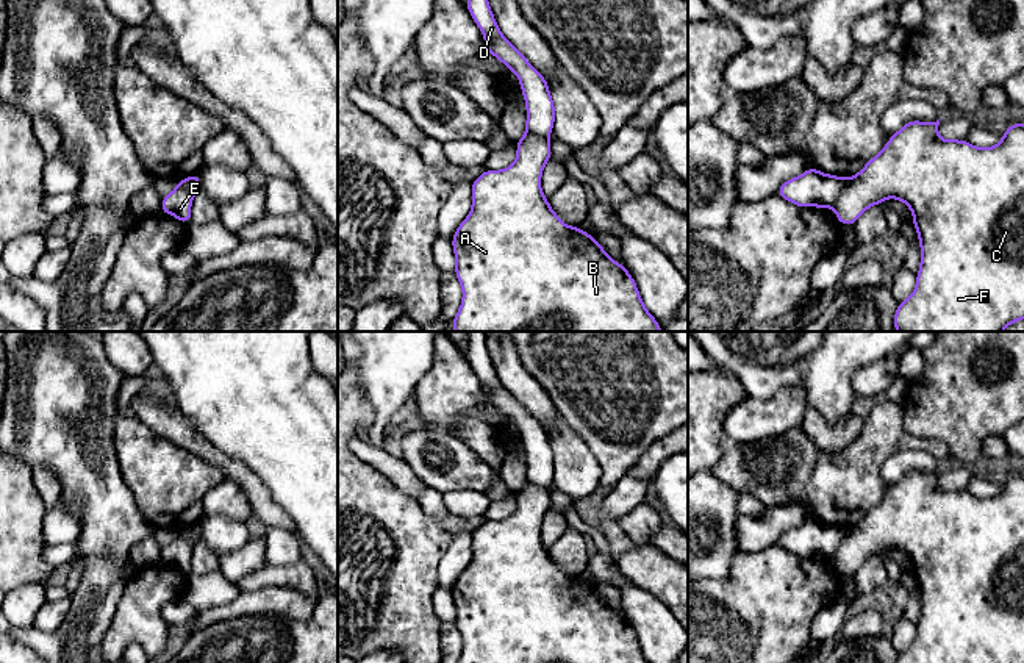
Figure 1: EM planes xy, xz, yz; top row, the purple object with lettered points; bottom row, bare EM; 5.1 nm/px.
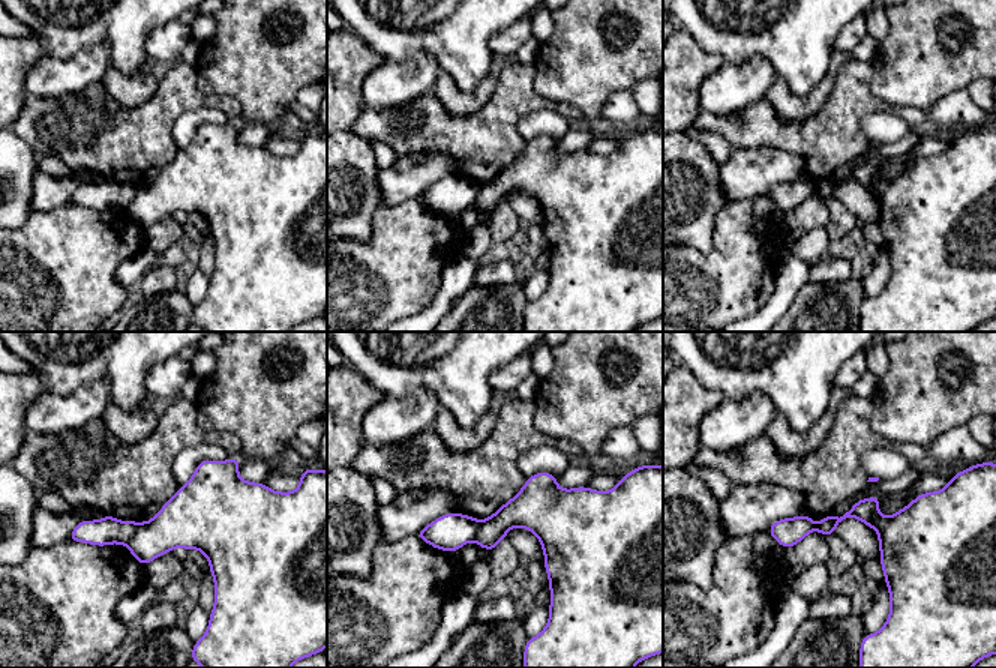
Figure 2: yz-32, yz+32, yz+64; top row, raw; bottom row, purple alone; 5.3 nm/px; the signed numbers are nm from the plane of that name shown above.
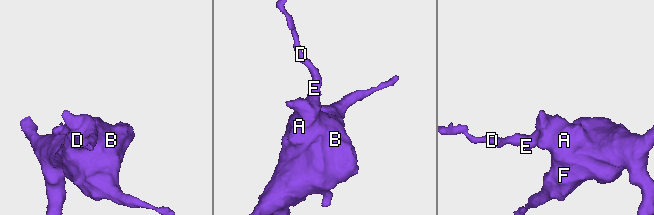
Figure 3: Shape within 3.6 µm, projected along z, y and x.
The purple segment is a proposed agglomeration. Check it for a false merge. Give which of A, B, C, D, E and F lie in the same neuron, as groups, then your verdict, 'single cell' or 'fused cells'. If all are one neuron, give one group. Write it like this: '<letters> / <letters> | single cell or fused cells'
A B C E F / D | fused cells

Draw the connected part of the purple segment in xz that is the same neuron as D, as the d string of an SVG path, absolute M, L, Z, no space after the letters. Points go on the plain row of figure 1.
M467 332L466 357L486 391L486 403L500 410L519 428L527 457L527 482L549 488L555 472L549 435L499 380L486 347L486 332Z

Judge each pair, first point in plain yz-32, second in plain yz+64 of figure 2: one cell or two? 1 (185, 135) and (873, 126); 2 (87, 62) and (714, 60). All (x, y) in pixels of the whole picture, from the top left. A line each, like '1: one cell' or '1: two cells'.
1: one cell
2: two cells

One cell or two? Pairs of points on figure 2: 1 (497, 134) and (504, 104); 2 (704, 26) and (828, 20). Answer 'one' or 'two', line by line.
1: one
2: one

